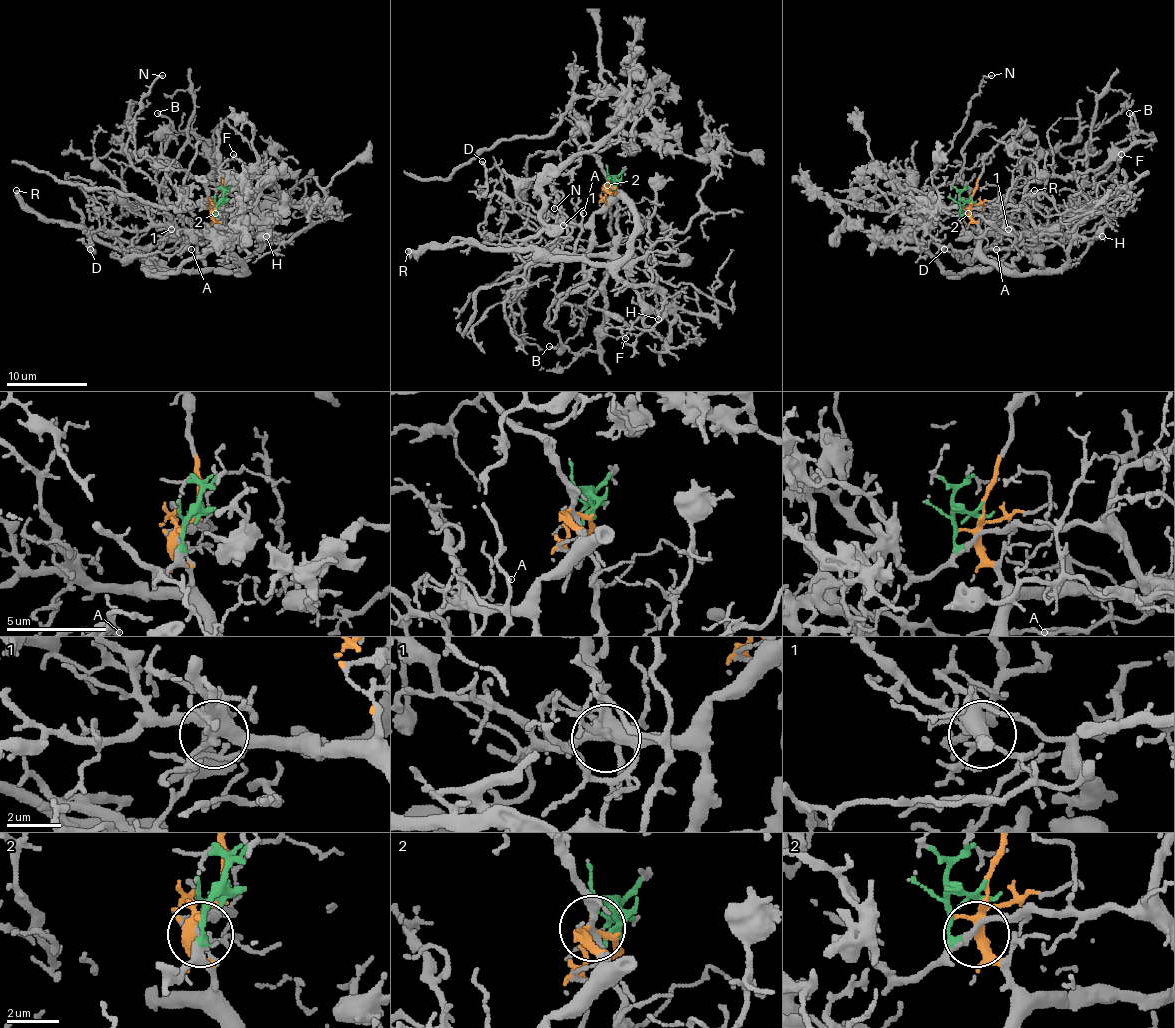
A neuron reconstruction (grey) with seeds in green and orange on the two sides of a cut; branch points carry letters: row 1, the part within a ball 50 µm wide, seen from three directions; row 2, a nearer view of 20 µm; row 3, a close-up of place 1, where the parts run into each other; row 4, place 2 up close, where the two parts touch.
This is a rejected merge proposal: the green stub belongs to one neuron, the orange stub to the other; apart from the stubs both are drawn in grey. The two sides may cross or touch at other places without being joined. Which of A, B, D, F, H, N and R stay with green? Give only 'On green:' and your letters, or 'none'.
On green: A, F, N

